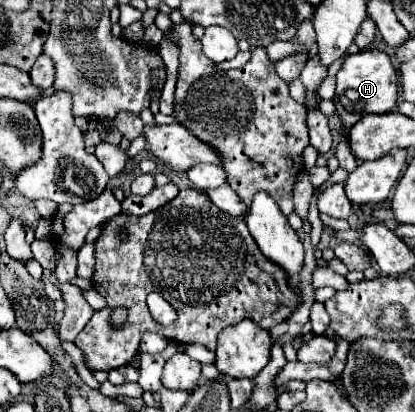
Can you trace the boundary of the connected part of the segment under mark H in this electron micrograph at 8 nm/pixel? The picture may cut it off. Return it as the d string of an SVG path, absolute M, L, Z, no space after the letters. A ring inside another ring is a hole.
M363 50L351 54L337 72L337 90L333 102L347 128L351 128L367 114L389 112L397 104L397 74L389 56L381 50Z

